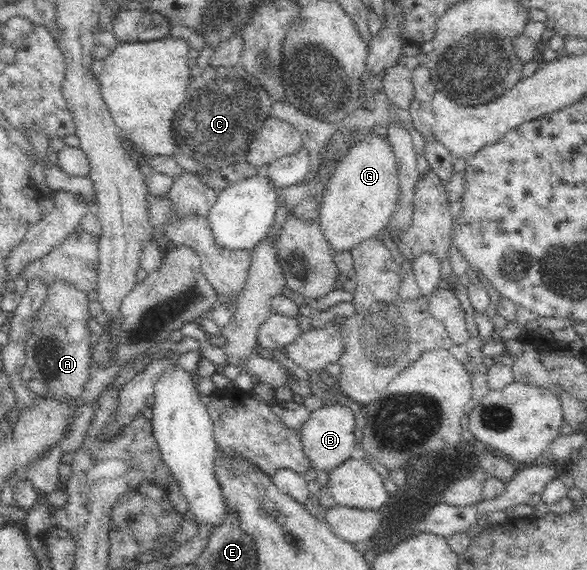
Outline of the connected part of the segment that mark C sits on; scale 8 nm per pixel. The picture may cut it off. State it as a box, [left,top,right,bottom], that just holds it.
[173,62,272,170]

